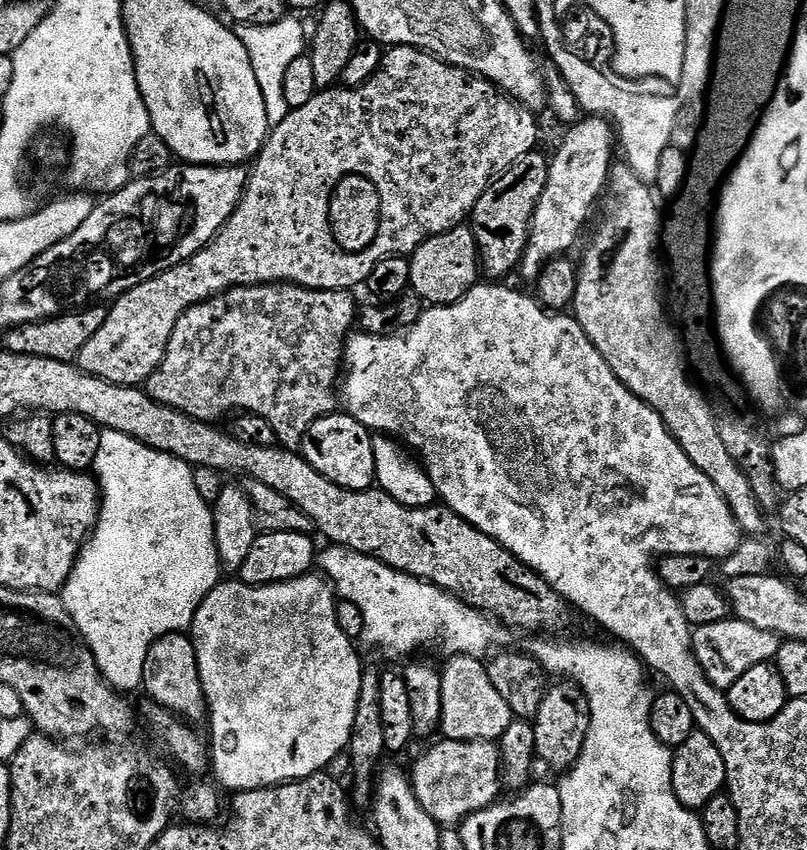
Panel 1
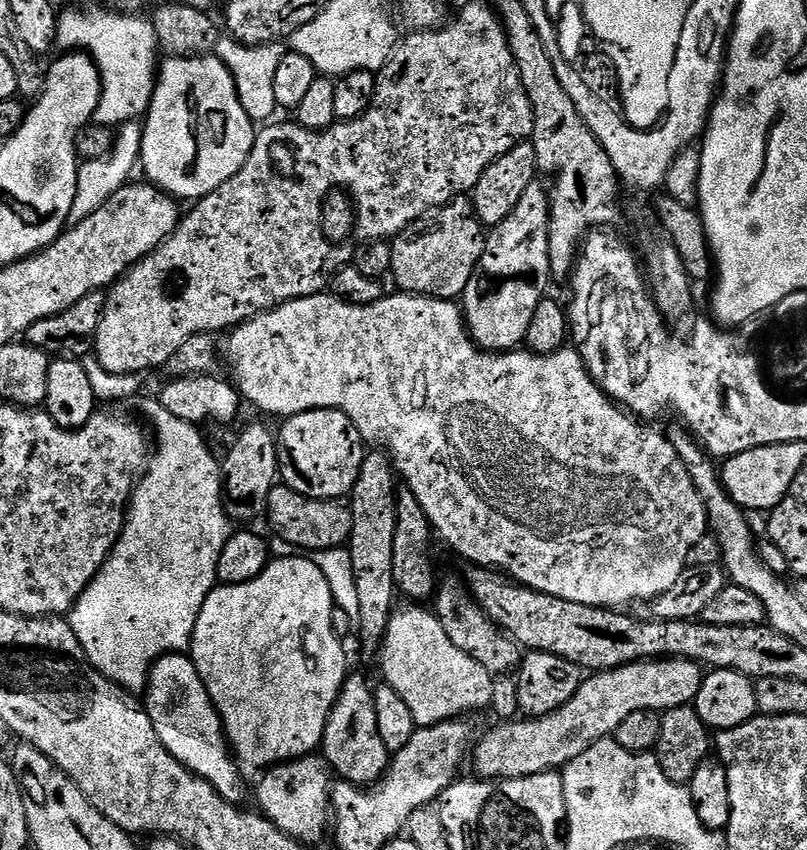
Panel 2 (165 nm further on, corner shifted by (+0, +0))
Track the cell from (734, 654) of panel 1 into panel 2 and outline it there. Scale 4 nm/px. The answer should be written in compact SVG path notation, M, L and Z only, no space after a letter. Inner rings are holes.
M663 659L628 664L626 667L614 668L608 672L595 673L585 679L574 694L574 698L558 711L539 718L520 718L515 722L498 726L502 728L496 728L493 732L486 733L481 738L480 745L474 748L477 772L475 775L485 781L495 782L526 778L539 772L563 769L565 764L577 760L591 744L596 744L599 740L606 740L615 735L618 726L638 710L663 713L670 709L691 705L695 701L698 690L701 689L703 677L704 670L700 664L684 659Z

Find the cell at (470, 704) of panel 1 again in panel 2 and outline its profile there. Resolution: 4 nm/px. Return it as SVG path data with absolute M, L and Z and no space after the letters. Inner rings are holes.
M408 607L412 608L393 611L389 622L378 660L378 667L384 671L383 683L402 694L402 702L410 706L421 729L431 724L444 724L479 708L487 709L492 703L492 673L450 642L439 618L429 609L427 612L424 609L427 607Z

